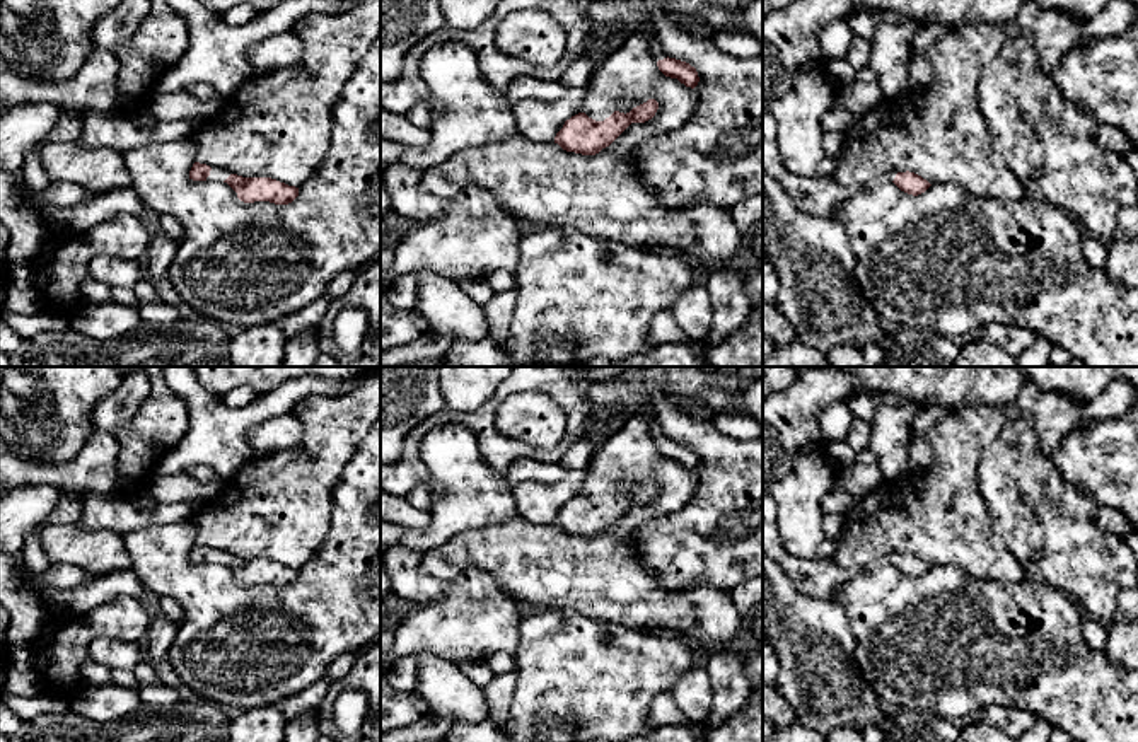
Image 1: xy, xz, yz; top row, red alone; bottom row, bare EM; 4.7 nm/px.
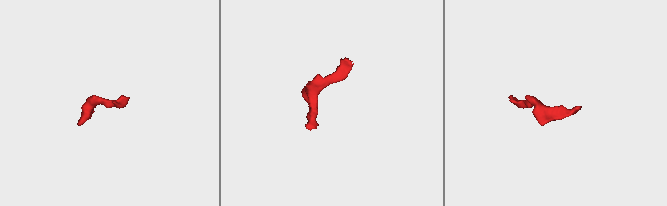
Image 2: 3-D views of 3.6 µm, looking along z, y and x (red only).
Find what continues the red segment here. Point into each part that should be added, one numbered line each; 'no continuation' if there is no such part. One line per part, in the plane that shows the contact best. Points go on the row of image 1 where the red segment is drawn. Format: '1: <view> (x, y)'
1: xz (598, 106)

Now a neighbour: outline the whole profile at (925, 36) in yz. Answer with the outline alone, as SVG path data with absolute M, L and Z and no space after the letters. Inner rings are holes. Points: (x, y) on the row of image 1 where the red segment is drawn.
M926 24L926 26L916 26L911 53L914 58L923 58L926 49L943 34L952 31L950 26L937 26L937 24Z

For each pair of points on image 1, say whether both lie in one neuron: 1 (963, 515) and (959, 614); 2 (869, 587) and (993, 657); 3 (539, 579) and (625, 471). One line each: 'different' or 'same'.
1: different
2: same
3: same

